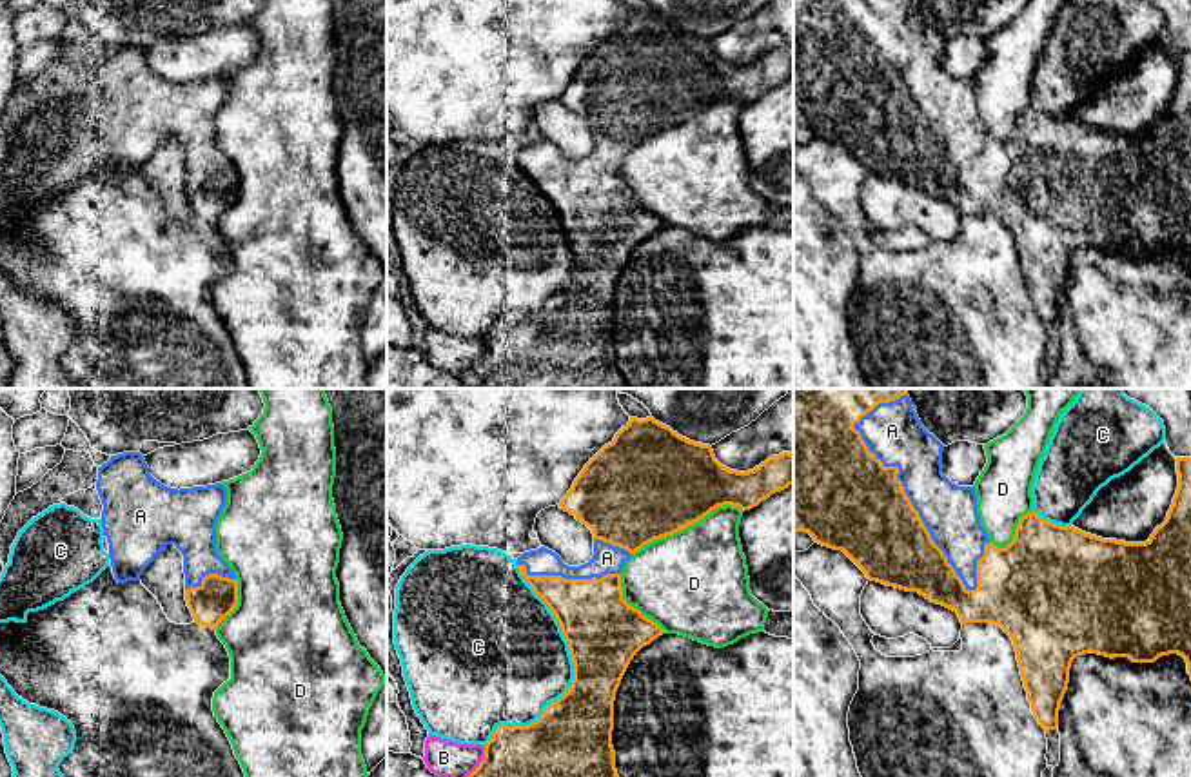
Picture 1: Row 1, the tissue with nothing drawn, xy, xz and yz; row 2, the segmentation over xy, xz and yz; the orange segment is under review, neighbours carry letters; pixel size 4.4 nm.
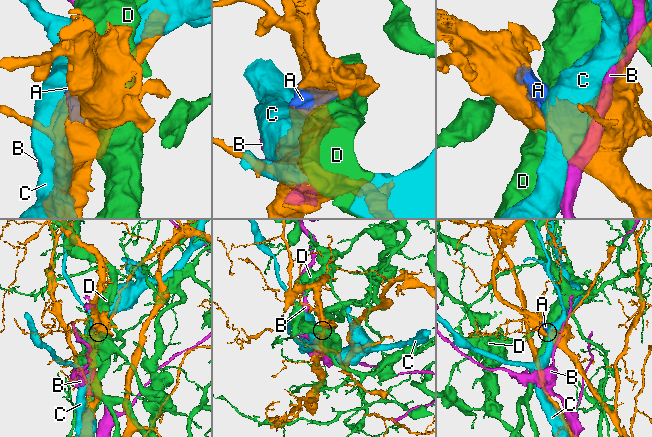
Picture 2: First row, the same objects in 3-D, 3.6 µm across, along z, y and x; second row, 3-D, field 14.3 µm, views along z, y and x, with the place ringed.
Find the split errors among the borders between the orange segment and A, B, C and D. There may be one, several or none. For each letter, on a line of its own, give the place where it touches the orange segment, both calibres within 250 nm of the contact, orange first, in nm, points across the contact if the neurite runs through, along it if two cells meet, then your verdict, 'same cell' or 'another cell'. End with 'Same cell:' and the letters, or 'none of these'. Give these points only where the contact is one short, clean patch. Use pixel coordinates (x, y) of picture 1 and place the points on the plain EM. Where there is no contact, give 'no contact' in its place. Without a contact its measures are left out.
A: contact yz (906, 89); calibres 440 and 240 nm; same cell
B: contact xz (480, 358); calibres 500 and 160 nm; another cell
C: contact xz (574, 265); calibres 320 and 440 nm; another cell
D: contact xz (687, 118); calibres 500 and 460 nm; another cell
Same cell: A

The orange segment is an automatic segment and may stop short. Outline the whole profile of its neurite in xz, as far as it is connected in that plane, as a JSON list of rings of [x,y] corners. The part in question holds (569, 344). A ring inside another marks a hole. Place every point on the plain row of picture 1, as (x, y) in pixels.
[[[652,9],[630,11],[614,34],[585,58],[559,96],[592,123],[592,152],[568,160],[545,140],[517,151],[521,169],[548,198],[568,234],[572,280],[536,316],[496,321],[483,354],[461,376],[465,388],[628,388],[612,339],[615,285],[634,249],[664,223],[623,192],[625,156],[645,138],[697,116],[717,100],[732,98],[744,105],[790,78],[793,45],[737,65],[723,60],[710,38],[690,34]]]

